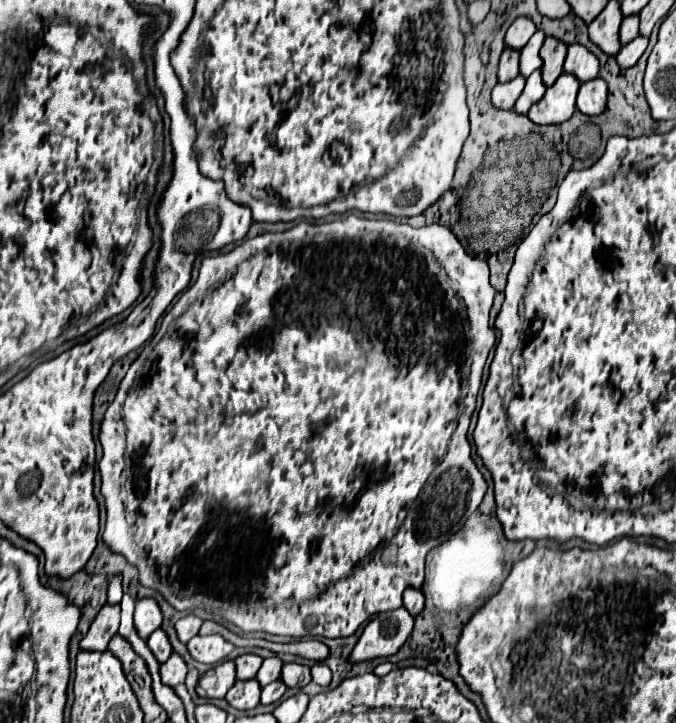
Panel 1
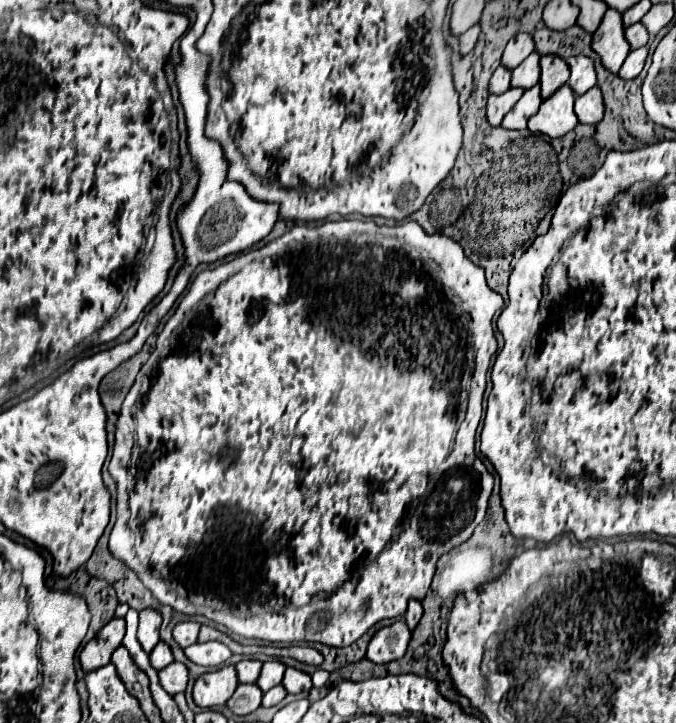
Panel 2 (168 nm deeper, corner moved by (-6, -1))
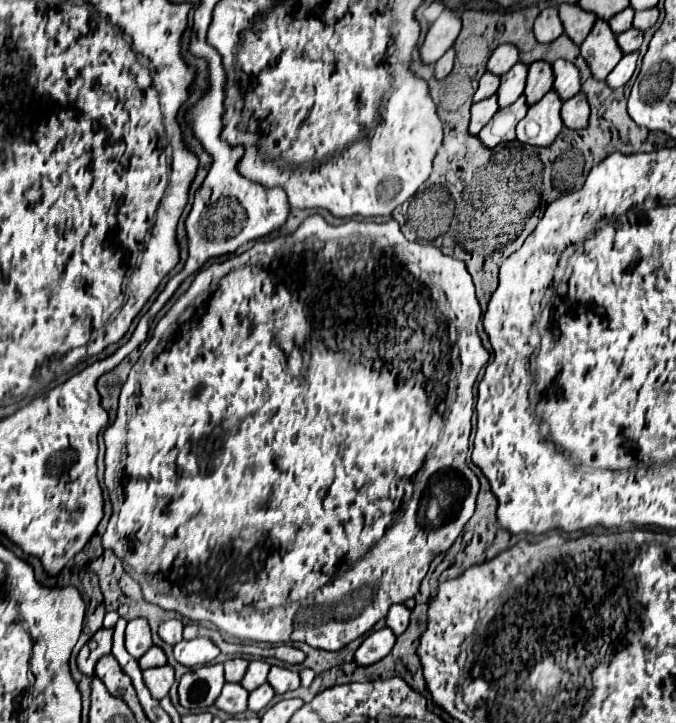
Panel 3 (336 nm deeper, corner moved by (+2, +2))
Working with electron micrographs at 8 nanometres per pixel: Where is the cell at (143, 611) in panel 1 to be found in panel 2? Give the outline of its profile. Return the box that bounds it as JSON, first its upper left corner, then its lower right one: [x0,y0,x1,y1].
[138,610,162,652]

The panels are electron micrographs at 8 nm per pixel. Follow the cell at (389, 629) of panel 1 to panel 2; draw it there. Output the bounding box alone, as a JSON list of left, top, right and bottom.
[366,620,410,664]

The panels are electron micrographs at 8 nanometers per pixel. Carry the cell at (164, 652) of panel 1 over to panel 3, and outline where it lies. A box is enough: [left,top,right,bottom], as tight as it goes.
[140,647,166,669]

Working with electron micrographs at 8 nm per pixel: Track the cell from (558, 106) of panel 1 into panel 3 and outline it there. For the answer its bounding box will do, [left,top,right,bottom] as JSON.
[516,91,564,147]

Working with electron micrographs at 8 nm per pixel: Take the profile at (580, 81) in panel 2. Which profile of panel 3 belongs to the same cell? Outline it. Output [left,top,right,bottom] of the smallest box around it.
[552,59,580,99]

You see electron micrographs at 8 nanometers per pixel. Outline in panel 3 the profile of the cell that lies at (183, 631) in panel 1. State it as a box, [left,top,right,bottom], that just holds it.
[158,619,182,645]

